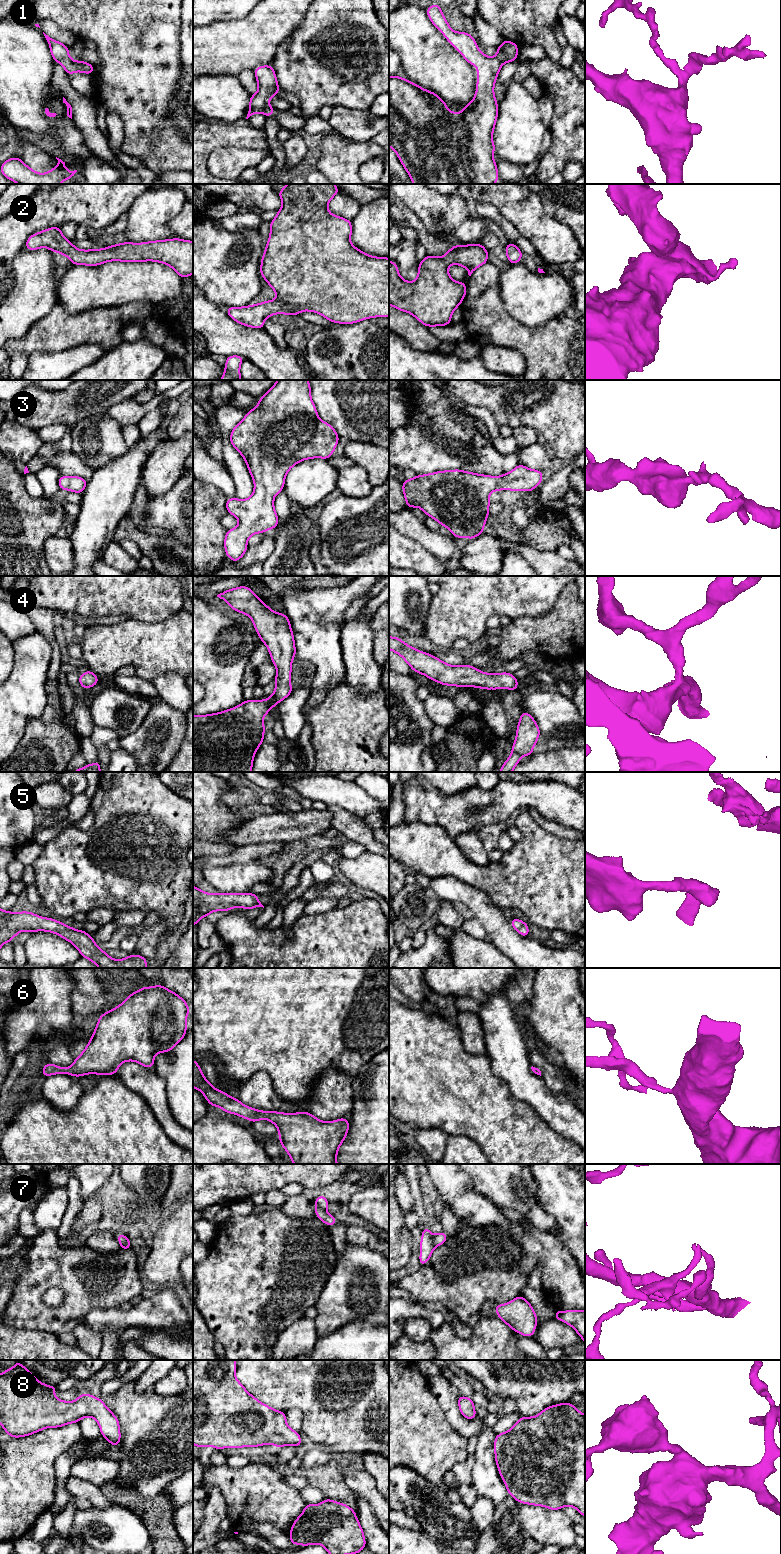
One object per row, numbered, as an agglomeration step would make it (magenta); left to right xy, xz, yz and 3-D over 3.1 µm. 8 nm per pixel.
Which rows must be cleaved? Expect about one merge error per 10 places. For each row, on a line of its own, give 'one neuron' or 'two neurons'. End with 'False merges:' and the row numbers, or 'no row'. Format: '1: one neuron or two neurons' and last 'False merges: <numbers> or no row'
1: one neuron
2: one neuron
3: one neuron
4: one neuron
5: one neuron
6: one neuron
7: two neurons
8: one neuron
False merges: 7

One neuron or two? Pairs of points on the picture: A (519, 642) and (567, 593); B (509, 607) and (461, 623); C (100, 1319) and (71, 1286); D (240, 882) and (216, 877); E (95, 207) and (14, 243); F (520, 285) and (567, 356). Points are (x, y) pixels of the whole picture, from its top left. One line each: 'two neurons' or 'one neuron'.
A: one neuron
B: one neuron
C: two neurons
D: one neuron
E: one neuron
F: two neurons

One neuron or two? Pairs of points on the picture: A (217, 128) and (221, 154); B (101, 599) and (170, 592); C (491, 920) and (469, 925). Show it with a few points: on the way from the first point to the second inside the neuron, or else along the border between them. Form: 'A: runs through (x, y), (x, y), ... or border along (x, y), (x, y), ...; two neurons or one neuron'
A: border along (244, 147), (217, 147), (210, 154), (207, 167); two neurons
B: runs through (118, 592), (153, 592); one neuron
C: border along (474, 916), (482, 926), (486, 936); two neurons

